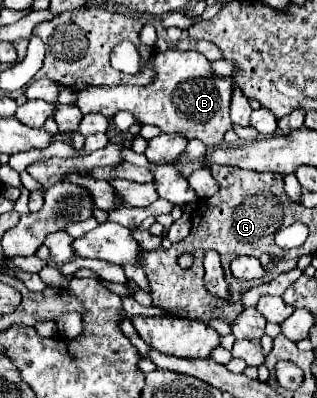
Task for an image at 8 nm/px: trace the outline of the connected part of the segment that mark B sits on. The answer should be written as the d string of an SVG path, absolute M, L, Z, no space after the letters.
M167 48L153 58L151 66L157 72L151 86L99 86L81 90L77 100L79 110L83 114L99 112L107 118L115 116L119 110L127 110L141 124L159 126L165 134L175 132L185 136L187 140L197 138L209 150L215 148L223 140L223 134L233 128L233 122L229 118L233 80L215 76L215 72L211 70L211 62L195 50L181 52L175 48Z

